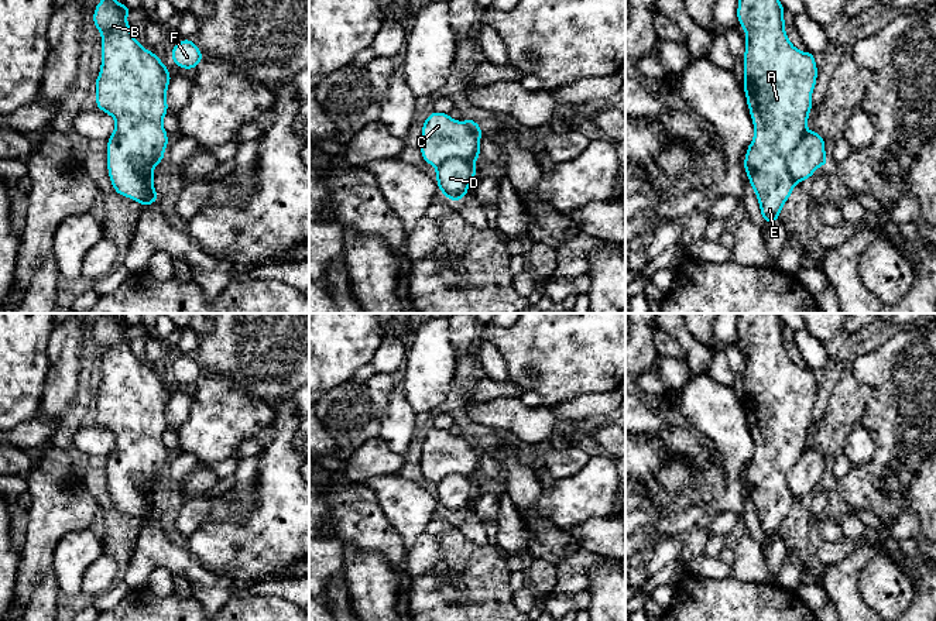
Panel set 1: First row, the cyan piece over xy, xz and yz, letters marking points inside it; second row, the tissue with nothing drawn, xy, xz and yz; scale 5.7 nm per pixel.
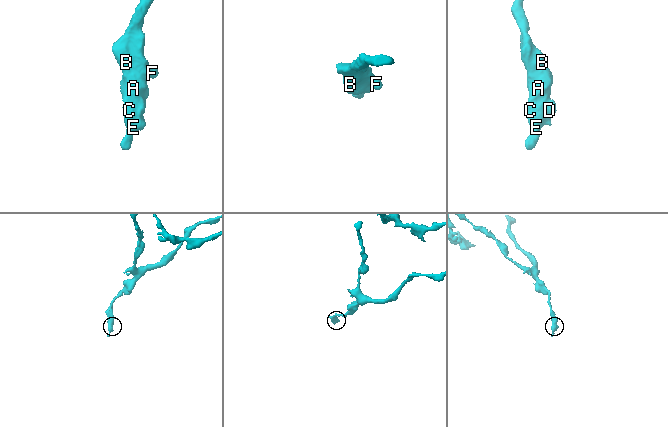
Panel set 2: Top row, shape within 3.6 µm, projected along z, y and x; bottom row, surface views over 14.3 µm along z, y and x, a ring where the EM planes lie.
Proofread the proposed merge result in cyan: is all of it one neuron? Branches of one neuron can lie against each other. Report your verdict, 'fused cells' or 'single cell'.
fused cells

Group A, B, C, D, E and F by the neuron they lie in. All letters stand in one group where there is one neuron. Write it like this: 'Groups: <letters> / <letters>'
Groups: A B C E F / D

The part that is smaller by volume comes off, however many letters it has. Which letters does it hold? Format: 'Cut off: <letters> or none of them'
Cut off: D

